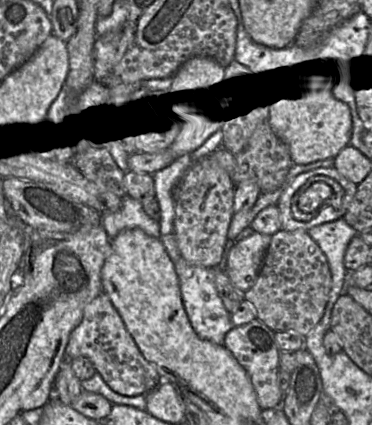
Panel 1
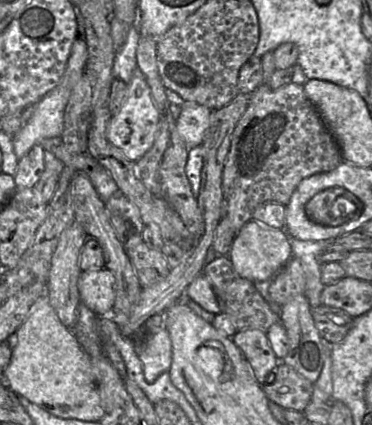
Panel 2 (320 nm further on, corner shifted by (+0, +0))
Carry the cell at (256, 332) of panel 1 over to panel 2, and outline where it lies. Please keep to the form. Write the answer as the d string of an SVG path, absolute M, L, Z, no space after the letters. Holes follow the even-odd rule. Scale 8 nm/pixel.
M257 329L237 331L231 338L247 361L256 381L264 385L266 376L280 362L266 333Z

